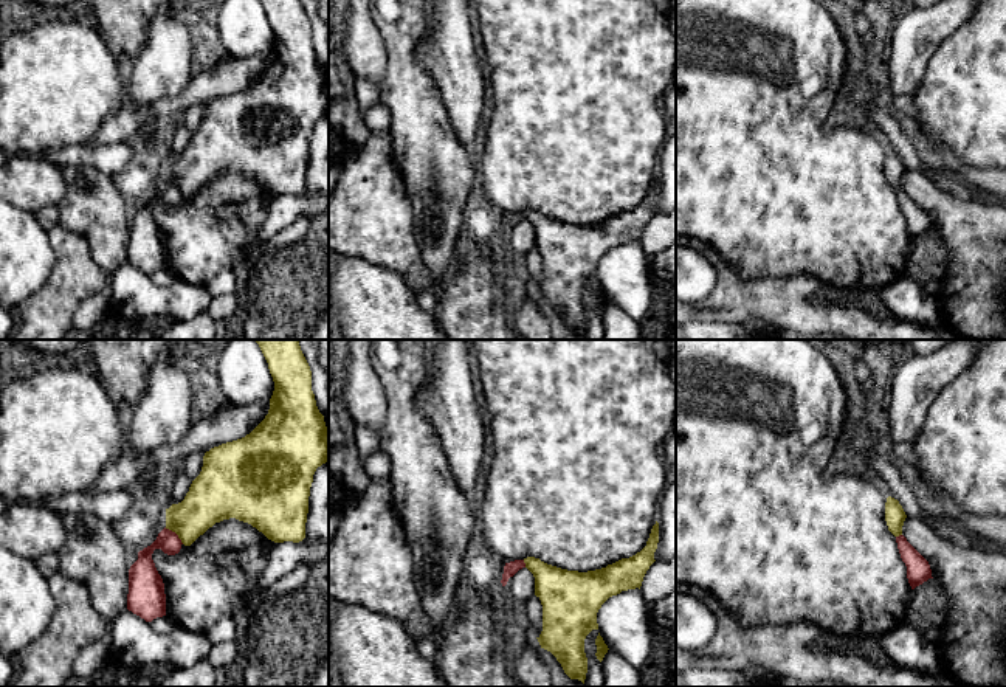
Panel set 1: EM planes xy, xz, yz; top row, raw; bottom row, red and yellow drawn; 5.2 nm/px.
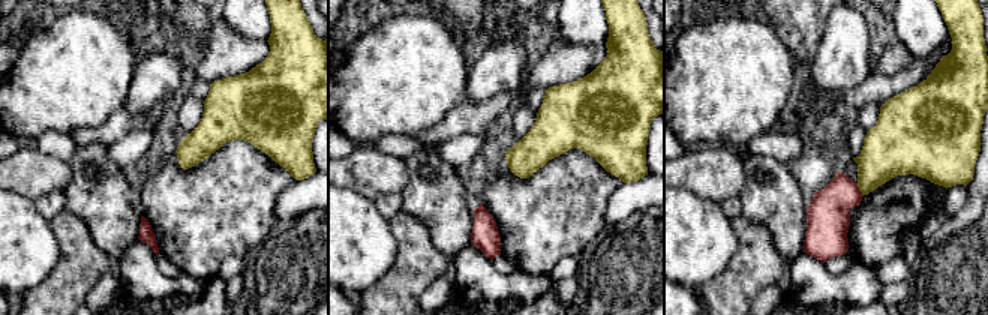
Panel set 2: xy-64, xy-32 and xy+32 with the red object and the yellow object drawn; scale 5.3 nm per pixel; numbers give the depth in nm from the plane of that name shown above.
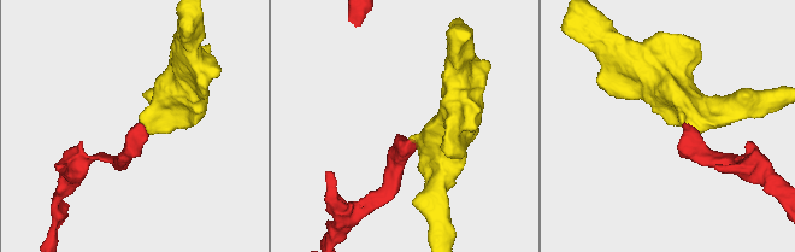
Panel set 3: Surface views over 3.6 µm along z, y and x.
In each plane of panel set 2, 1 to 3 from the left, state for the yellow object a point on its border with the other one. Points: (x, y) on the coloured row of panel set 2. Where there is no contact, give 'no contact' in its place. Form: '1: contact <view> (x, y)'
1: no contact
2: no contact
3: contact xy+32 (858, 189)

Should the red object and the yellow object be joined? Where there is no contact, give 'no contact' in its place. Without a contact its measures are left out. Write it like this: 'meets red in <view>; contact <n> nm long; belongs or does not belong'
meets red in xy; contact 130 nm long; does not belong

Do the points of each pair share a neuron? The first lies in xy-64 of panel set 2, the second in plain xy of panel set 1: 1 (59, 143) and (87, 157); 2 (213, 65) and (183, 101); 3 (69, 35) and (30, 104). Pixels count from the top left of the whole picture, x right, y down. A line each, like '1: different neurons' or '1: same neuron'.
1: same neuron
2: same neuron
3: same neuron

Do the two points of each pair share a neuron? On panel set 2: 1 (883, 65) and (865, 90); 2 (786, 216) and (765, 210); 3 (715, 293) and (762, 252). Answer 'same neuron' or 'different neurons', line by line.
1: different neurons
2: same neuron
3: same neuron

